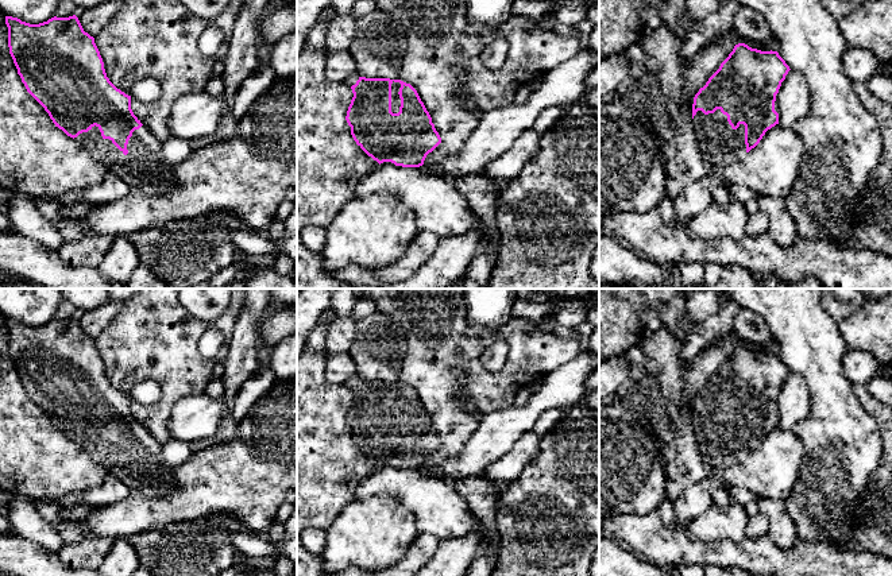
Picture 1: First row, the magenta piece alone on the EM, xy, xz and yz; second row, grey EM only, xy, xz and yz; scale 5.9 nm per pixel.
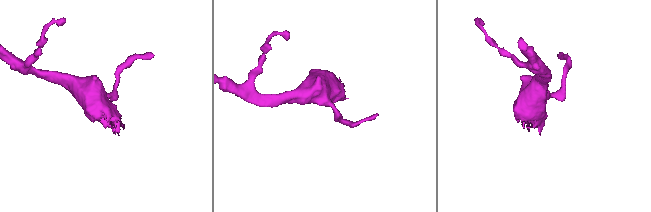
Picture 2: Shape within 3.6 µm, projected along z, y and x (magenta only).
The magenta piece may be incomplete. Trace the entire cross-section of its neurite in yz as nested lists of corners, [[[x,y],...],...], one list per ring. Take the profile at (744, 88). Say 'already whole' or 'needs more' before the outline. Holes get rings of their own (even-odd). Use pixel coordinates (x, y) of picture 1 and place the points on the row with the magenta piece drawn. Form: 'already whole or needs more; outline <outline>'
needs more; outline [[[734,46],[694,97],[692,125],[706,163],[730,166],[779,124],[775,101],[789,70],[777,51]]]

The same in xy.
needs more; outline [[[76,15],[54,16],[39,24],[5,16],[5,24],[18,74],[55,127],[80,142],[131,188],[139,188],[148,196],[161,196],[175,185],[174,166],[165,161],[162,144],[134,115],[131,96],[109,81],[94,38],[84,31]]]

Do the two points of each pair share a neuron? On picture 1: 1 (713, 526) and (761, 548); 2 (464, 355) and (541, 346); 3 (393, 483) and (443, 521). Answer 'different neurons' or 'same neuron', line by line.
1: different neurons
2: same neuron
3: same neuron

